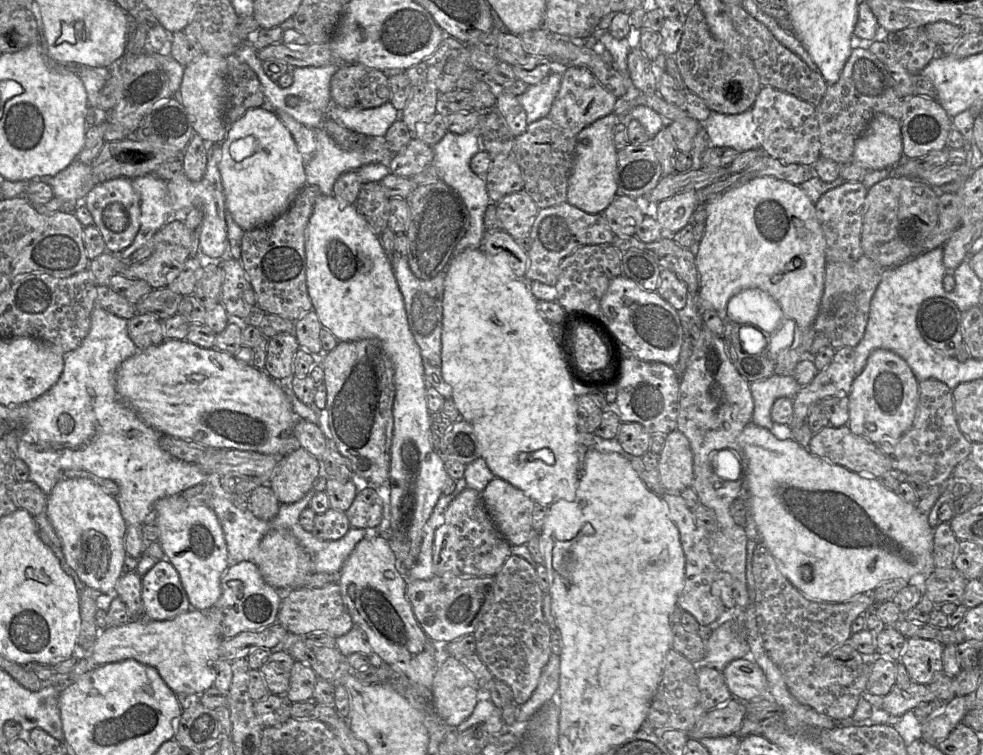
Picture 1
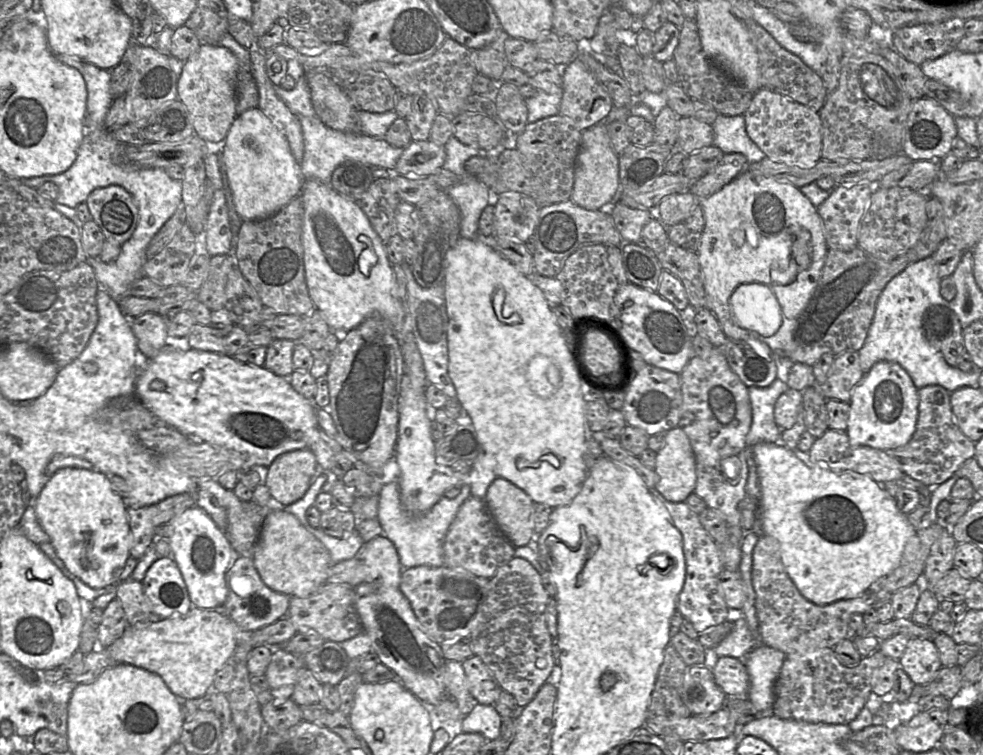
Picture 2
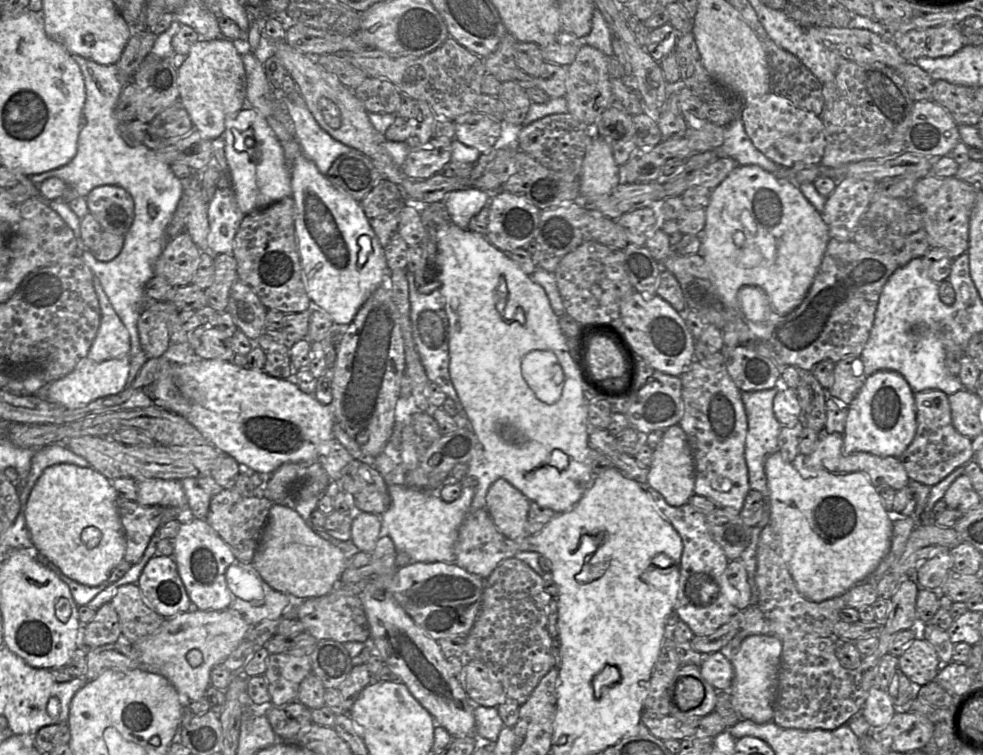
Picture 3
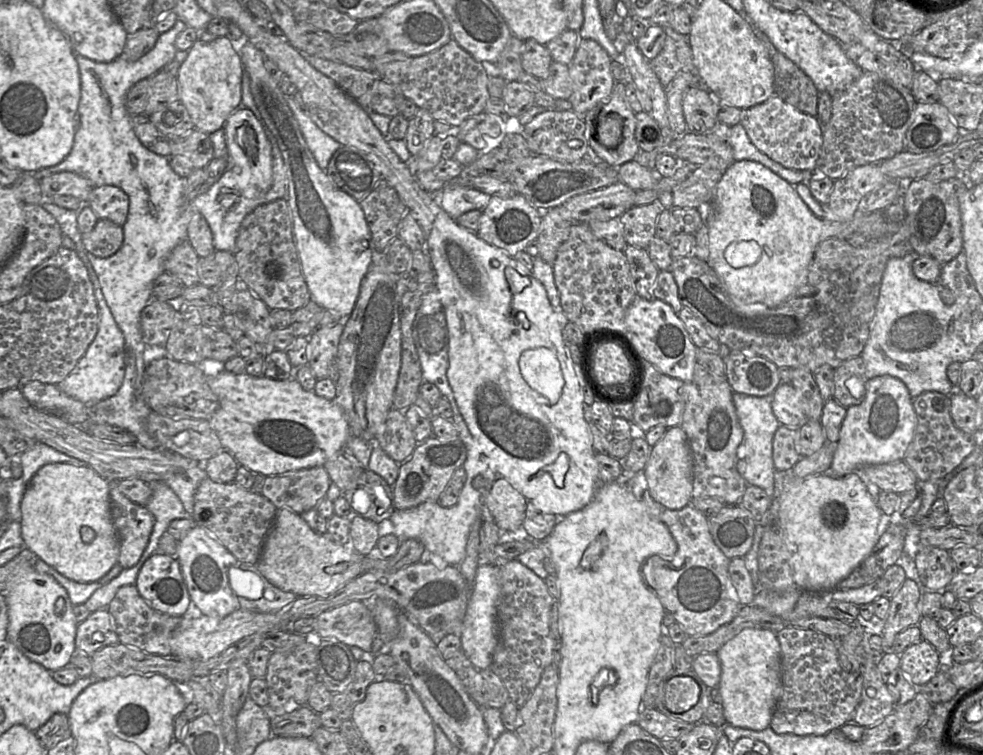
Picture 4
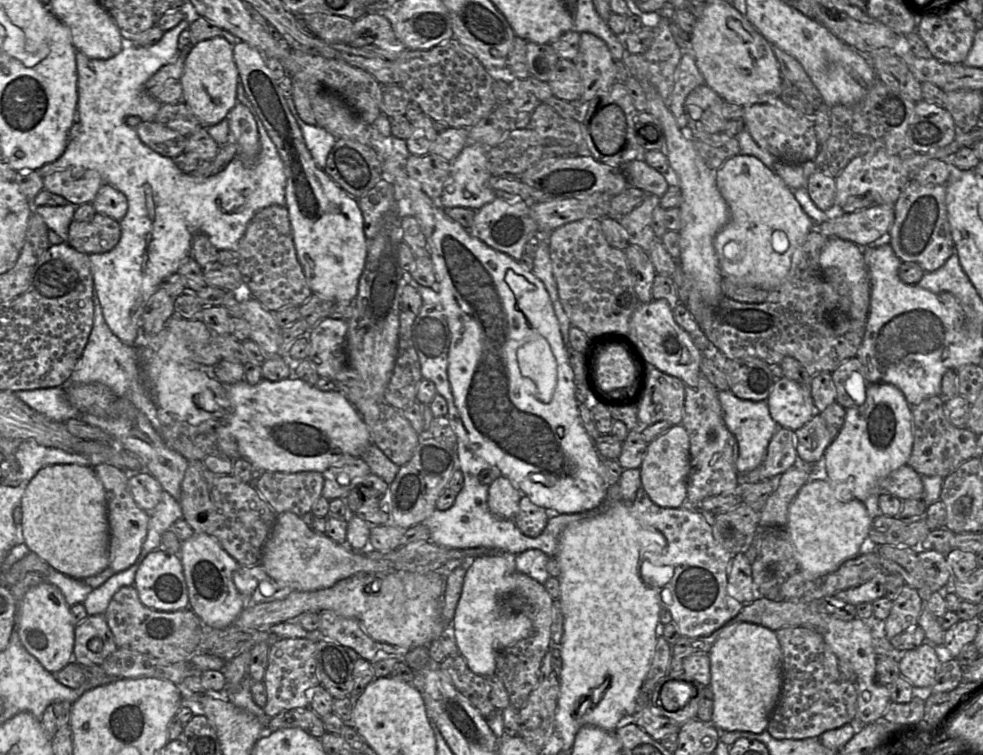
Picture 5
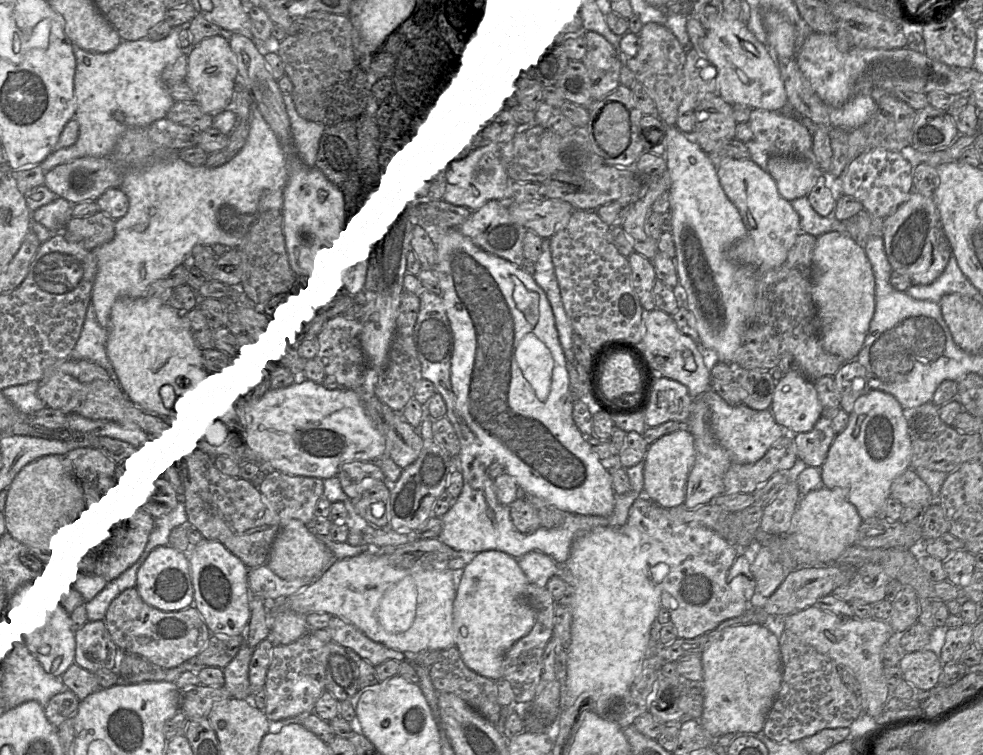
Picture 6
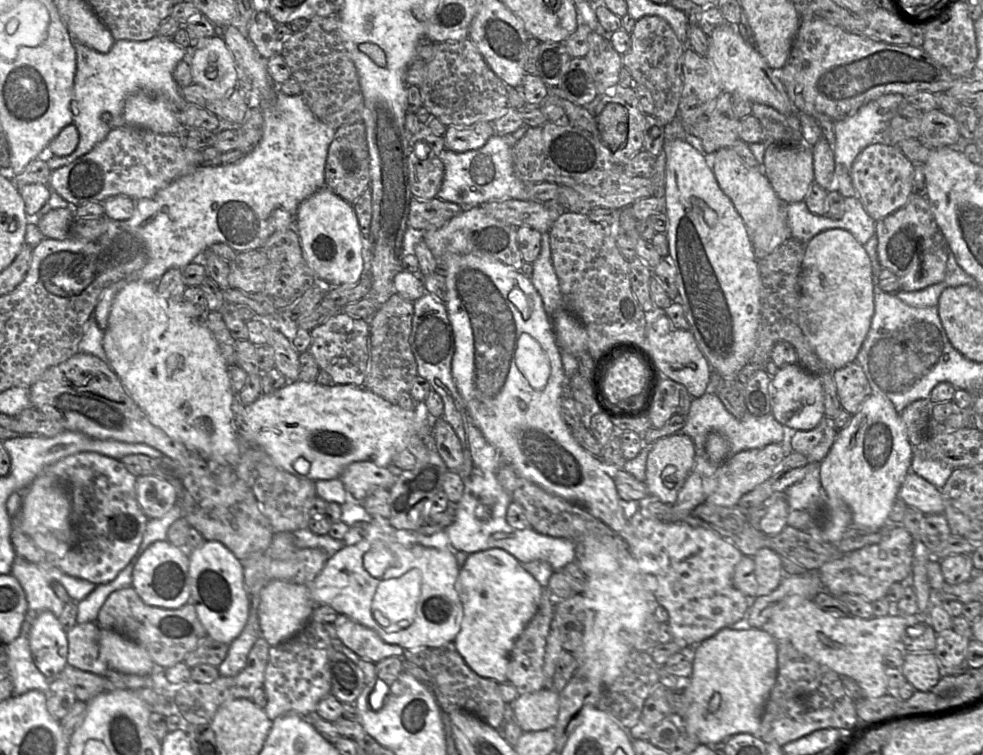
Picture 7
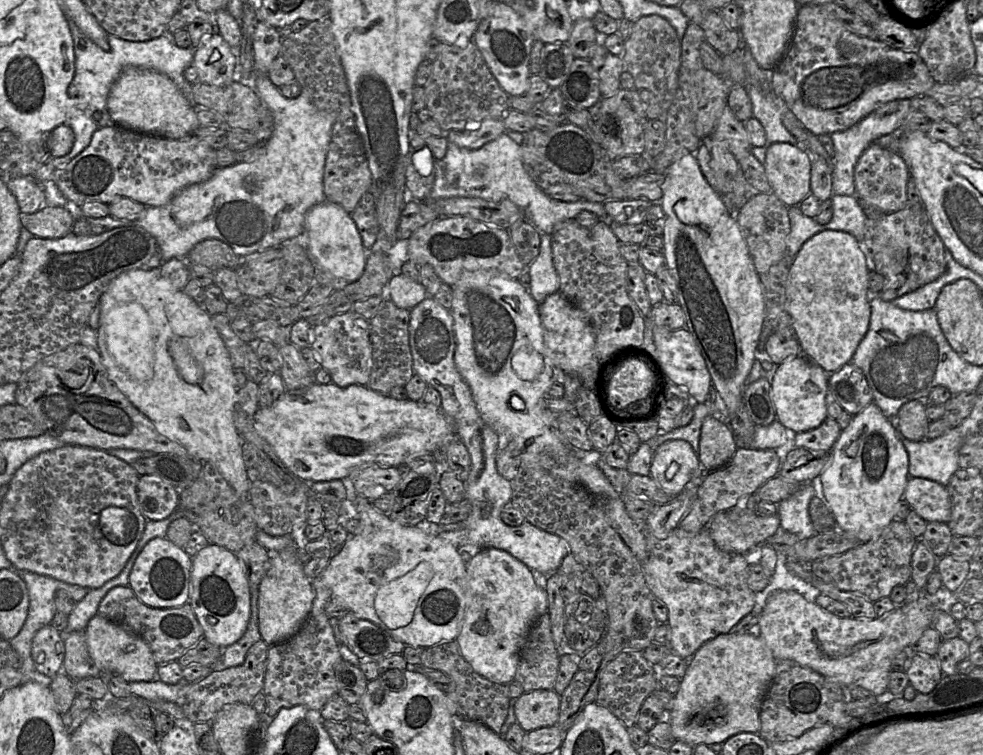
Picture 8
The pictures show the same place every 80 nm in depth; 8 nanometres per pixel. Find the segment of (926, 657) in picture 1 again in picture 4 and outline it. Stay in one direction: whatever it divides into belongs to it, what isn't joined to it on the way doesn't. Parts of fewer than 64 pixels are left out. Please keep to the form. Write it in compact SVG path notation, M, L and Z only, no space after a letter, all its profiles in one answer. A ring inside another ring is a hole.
M927 641L911 645L900 655L900 669L915 688L921 688L928 684L939 672L946 656L940 655Z

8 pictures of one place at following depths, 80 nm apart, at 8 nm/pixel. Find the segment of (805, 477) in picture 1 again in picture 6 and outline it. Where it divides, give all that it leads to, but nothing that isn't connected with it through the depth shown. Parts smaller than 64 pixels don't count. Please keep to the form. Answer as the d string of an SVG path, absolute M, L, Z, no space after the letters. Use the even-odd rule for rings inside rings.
M822 487L810 491L799 500L788 533L818 562L834 562L847 548L855 544L863 520L857 508L848 501L848 494L847 488L830 490Z

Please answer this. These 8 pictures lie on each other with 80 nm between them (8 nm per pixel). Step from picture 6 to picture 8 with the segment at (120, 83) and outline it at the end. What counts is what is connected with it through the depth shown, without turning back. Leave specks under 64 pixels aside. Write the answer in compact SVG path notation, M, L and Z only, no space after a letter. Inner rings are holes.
M68 21L74 42L75 74L68 87L64 124L73 130L75 141L68 154L53 158L56 170L65 168L74 157L90 144L94 132L100 128L97 125L97 121L94 120L93 114L95 111L102 112L101 110L107 110L107 98L111 86L127 67L148 68L167 75L174 81L185 98L193 102L193 85L185 79L184 71L193 64L194 50L196 48L178 47L173 41L172 34L164 34L146 41L129 41L109 34L110 50L104 51L83 34L74 22Z

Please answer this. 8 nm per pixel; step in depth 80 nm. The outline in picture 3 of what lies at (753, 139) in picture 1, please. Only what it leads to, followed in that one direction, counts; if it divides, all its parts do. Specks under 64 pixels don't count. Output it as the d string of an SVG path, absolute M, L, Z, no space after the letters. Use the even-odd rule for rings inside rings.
M739 116L725 127L722 145L712 151L717 152L718 156L734 159L739 165L758 165L769 172L777 172L782 168L754 146Z

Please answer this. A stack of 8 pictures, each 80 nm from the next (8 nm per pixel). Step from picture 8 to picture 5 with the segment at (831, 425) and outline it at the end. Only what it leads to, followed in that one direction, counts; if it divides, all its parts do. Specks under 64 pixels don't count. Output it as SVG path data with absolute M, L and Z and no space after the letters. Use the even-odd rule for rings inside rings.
M815 413L794 435L798 460L803 464L818 463L833 440L820 413Z

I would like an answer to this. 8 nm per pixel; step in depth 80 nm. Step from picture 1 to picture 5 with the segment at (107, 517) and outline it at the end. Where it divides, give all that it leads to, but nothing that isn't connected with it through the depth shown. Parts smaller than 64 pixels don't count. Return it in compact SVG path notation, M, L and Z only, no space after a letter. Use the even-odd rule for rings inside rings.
M49 465L33 477L21 499L23 544L56 571L77 579L101 573L109 566L109 525L106 494L92 466Z

